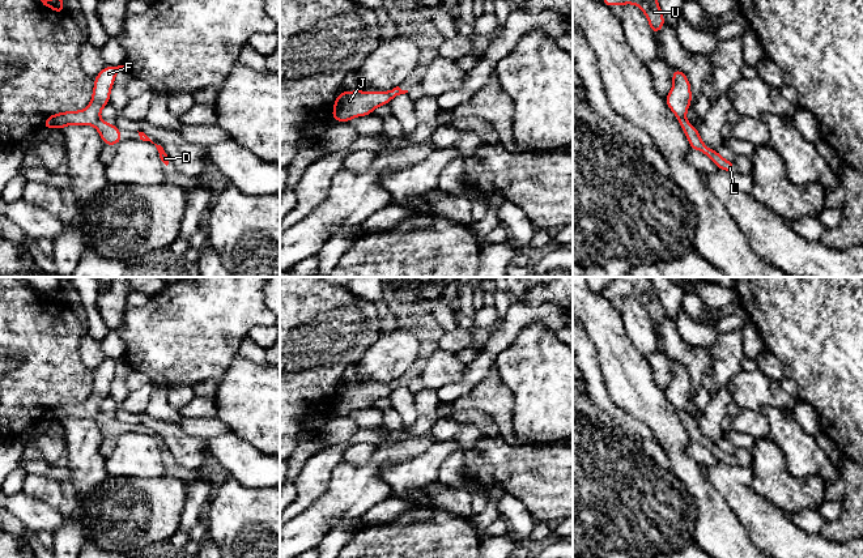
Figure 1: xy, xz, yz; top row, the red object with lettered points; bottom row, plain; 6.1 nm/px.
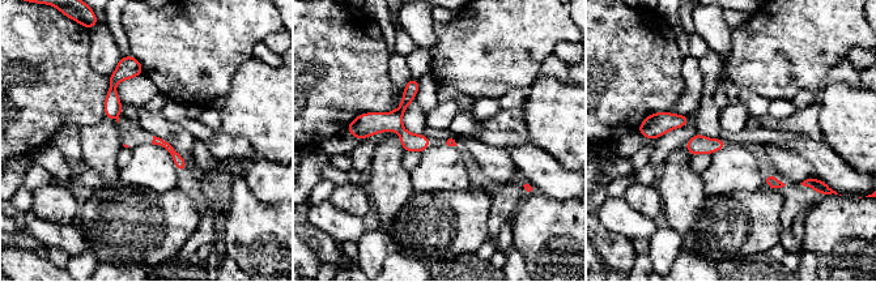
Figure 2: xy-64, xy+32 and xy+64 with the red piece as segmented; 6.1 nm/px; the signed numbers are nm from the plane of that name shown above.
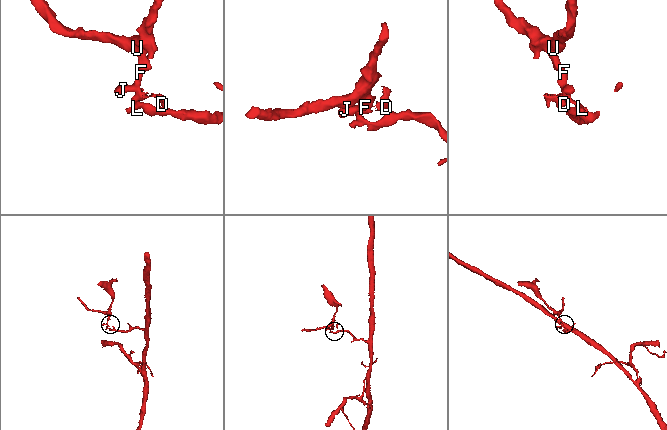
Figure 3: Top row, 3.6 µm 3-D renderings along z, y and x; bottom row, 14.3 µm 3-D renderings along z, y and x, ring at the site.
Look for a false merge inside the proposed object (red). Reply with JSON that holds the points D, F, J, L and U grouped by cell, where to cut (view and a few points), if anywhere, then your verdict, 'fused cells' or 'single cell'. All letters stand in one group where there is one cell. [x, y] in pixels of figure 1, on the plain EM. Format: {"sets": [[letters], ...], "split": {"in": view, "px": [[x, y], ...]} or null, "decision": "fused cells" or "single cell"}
{"sets": [["D", "L"], ["F", "J", "U"]], "split": {"in": "yz", "px": [[677, 409], [685, 413]]}, "decision": "fused cells"}

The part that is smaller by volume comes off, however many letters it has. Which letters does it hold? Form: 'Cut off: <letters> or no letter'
Cut off: F, J, U

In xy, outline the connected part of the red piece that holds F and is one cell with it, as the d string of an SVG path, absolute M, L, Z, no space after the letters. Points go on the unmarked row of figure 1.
M124 358L105 359L94 371L94 382L89 399L78 404L64 404L54 406L43 414L42 421L61 421L69 417L75 418L94 418L103 400L110 395L110 386L114 379L116 366L126 362Z

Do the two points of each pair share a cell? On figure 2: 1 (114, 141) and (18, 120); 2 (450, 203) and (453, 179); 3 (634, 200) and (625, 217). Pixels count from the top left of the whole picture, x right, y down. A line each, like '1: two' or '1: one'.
1: two
2: two
3: two

